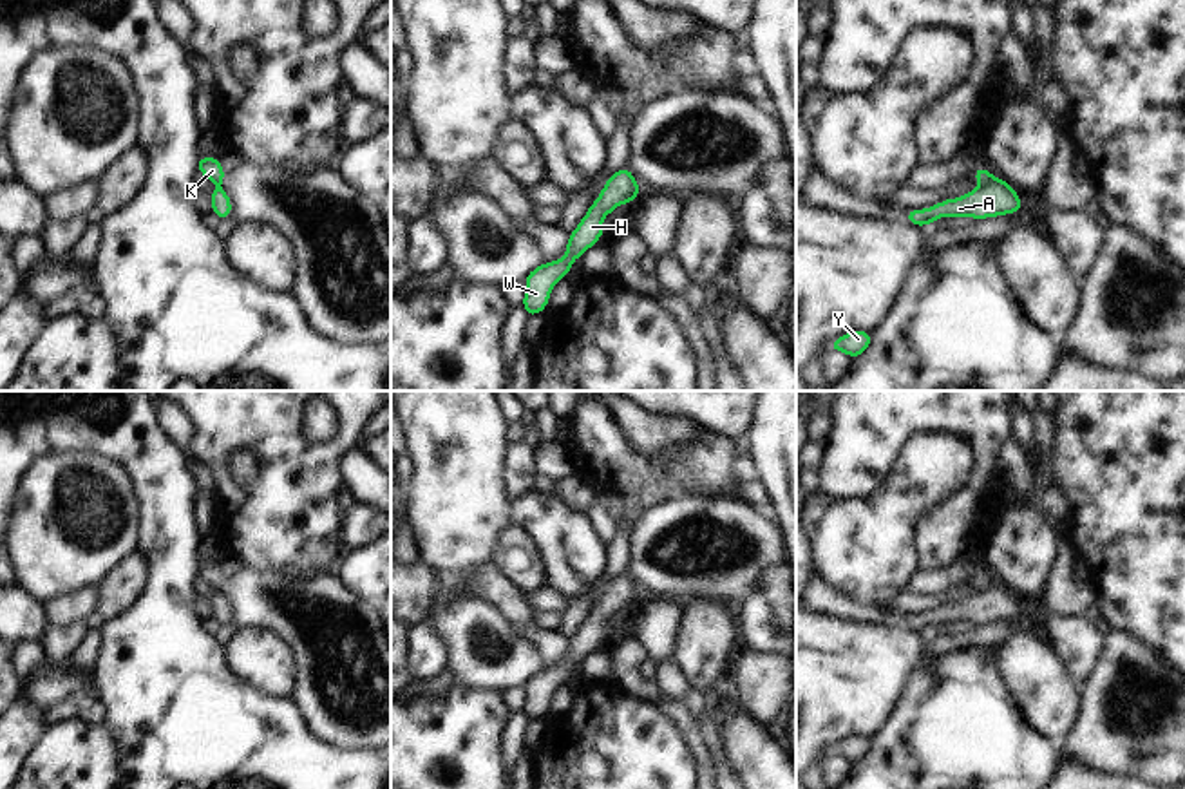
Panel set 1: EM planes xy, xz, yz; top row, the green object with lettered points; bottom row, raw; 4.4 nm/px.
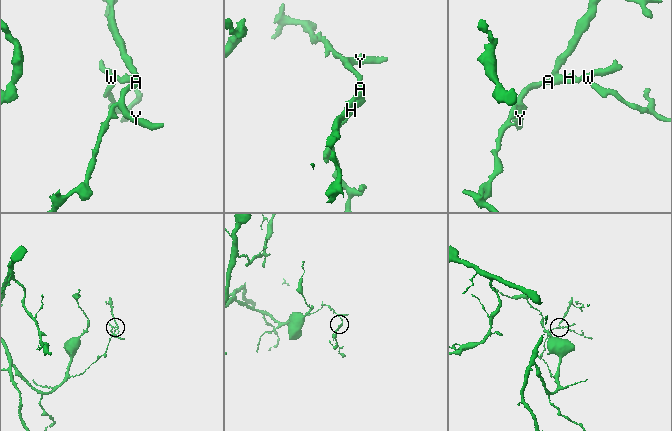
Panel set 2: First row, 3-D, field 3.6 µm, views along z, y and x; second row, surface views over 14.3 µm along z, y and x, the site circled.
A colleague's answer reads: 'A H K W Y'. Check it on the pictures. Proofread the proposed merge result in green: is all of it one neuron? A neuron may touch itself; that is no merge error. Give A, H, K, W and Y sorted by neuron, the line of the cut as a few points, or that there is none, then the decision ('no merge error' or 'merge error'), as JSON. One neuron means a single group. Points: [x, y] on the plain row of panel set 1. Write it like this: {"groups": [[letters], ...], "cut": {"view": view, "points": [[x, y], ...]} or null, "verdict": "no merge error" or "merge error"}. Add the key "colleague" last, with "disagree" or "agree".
{"groups": [["A", "H", "W", "Y"], ["K"]], "cut": {"view": "yz", "points": [[994, 585], [981, 592]]}, "verdict": "merge error", "colleague": "disagree"}

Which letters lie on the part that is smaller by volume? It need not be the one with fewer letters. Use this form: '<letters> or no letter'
K

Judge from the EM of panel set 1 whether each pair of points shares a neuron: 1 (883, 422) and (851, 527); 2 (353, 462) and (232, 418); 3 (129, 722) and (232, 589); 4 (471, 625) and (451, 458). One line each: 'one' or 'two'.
1: two
2: two
3: two
4: one

